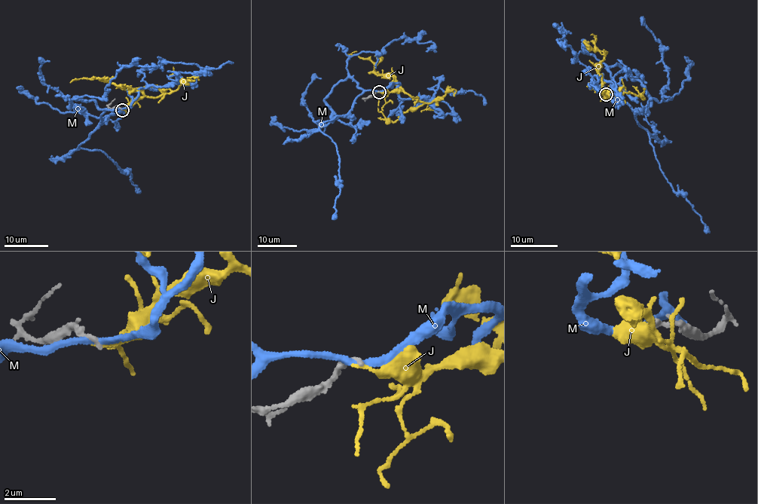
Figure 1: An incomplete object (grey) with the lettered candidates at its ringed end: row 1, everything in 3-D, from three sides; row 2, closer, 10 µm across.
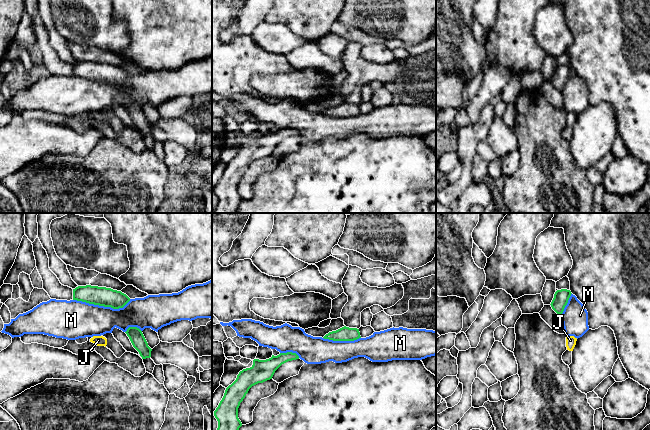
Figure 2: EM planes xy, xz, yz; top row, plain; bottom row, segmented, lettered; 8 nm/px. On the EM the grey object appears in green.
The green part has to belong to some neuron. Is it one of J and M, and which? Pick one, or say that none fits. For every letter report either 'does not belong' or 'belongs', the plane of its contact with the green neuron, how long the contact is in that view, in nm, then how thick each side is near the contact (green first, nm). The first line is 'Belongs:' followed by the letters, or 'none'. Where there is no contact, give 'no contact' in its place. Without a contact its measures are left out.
Belongs: none
J: does not belong | no contact
M: does not belong | xy | 460 nm | 160/300 nm

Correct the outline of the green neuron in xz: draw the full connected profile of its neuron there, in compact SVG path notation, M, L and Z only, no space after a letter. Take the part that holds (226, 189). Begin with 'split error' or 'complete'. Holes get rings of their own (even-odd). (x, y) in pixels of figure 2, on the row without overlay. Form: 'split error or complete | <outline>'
complete | M280 129L266 136L254 135L250 144L240 147L236 156L226 164L222 176L214 187L218 197L214 213L237 213L238 206L242 202L238 194L238 184L249 165L272 155L275 147L282 140L296 135L299 135L296 129Z

